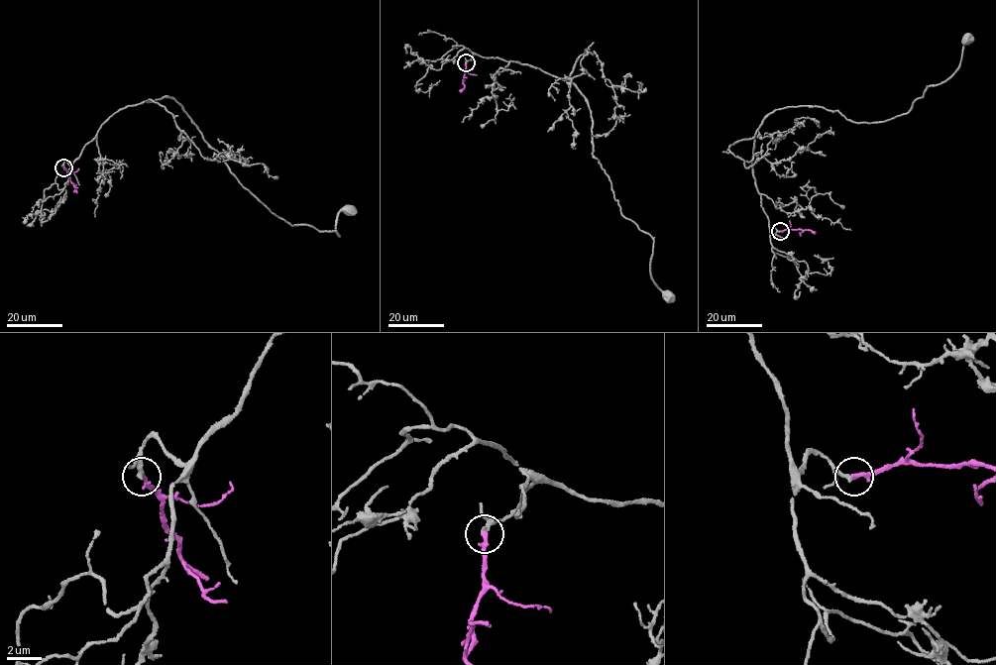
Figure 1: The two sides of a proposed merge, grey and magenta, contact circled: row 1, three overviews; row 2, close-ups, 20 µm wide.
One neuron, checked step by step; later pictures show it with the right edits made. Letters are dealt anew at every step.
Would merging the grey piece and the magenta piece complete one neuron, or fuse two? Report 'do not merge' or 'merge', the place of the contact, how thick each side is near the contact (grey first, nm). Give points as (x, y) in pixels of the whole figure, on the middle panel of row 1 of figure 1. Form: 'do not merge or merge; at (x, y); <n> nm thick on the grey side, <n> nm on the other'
merge; at (466, 62); 170 nm thick on the grey side, 240 nm on the other

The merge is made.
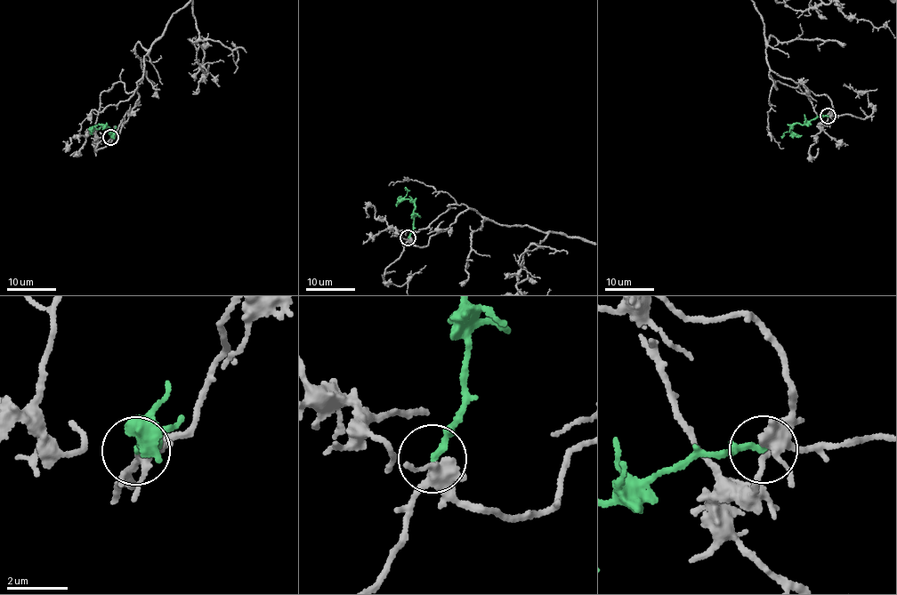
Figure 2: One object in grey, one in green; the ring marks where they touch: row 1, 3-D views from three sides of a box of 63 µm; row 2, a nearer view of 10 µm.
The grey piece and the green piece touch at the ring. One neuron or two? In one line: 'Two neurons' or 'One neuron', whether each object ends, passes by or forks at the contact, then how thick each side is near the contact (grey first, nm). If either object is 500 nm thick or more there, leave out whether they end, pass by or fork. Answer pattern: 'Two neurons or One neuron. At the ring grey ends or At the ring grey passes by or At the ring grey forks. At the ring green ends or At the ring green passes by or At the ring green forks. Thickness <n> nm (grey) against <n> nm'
One neuron. At the ring grey forks. At the ring green ends. Thickness 340 nm (grey) against 200 nm

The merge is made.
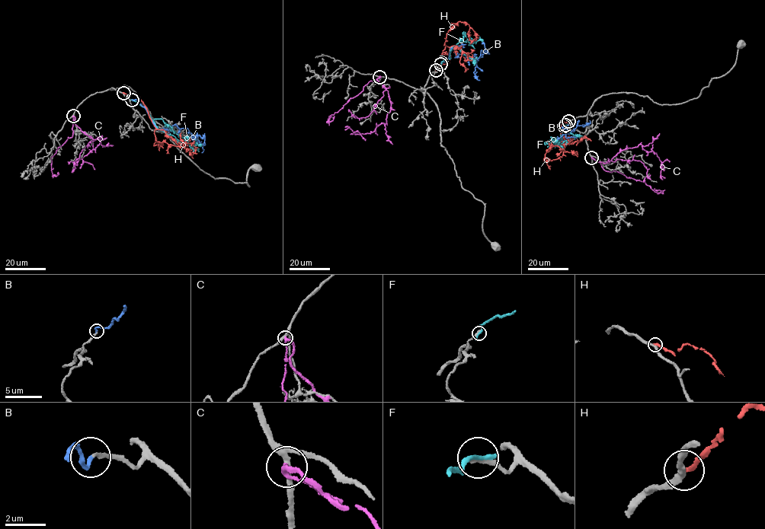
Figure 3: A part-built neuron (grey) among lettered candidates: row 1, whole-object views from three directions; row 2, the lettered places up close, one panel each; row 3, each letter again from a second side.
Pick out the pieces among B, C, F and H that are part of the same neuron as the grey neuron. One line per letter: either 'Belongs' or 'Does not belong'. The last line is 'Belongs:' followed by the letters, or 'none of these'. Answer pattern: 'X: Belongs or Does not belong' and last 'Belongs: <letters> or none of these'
B: Belongs
C: Does not belong
F: Does not belong
H: Does not belong
Belongs: B

